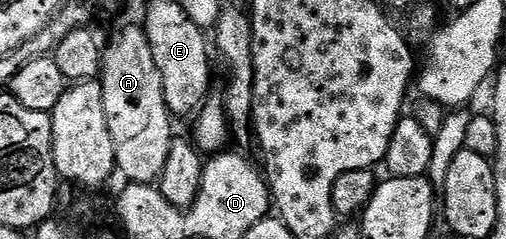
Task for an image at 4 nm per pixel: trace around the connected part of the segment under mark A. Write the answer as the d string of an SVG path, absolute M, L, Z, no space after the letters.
M130 25L127 29L122 29L114 38L110 41L110 46L107 44L102 51L102 72L100 74L100 84L102 87L102 98L104 99L104 115L108 119L108 131L112 135L112 143L114 144L114 164L119 174L123 173L127 178L125 179L130 183L154 183L159 180L162 172L164 171L165 163L168 162L168 155L170 148L172 147L176 132L170 121L172 122L172 114L168 106L166 106L166 100L164 99L164 83L162 82L162 76L160 71L156 67L156 59L152 59L152 47L148 43L146 38L145 28L139 27L138 29L134 25Z

